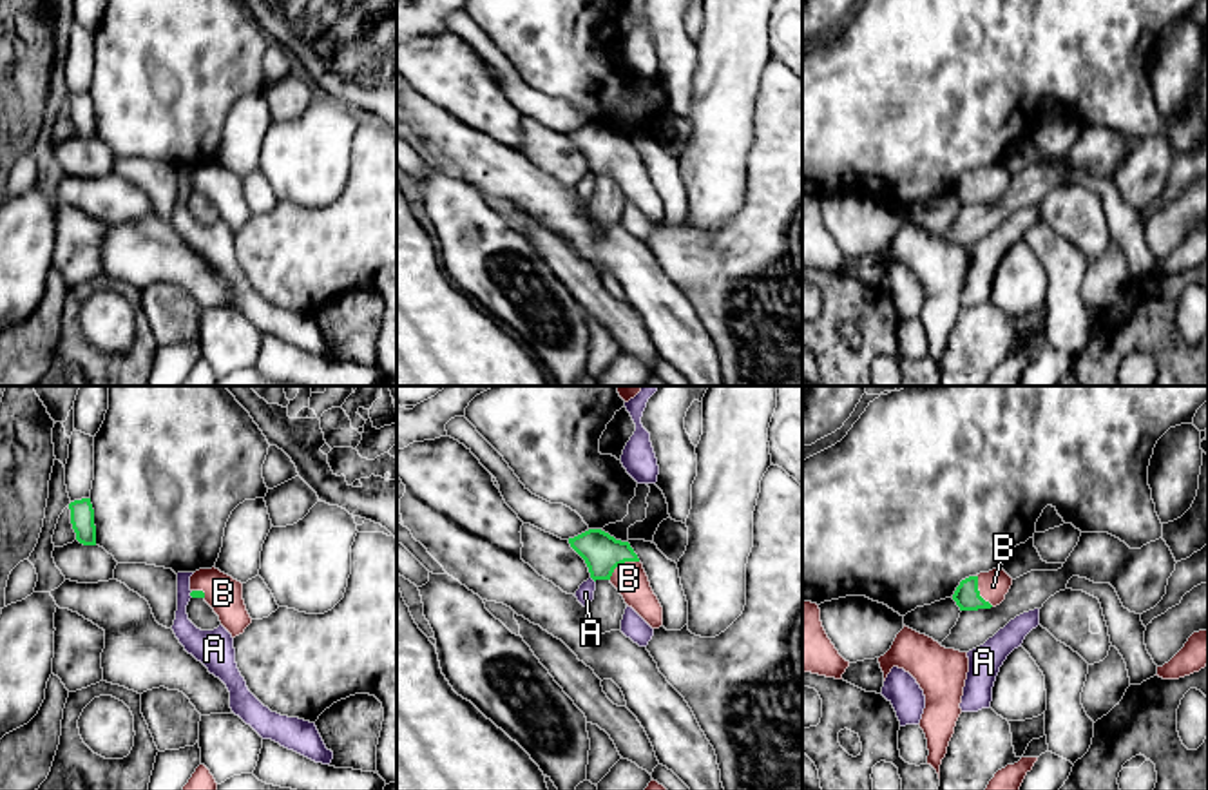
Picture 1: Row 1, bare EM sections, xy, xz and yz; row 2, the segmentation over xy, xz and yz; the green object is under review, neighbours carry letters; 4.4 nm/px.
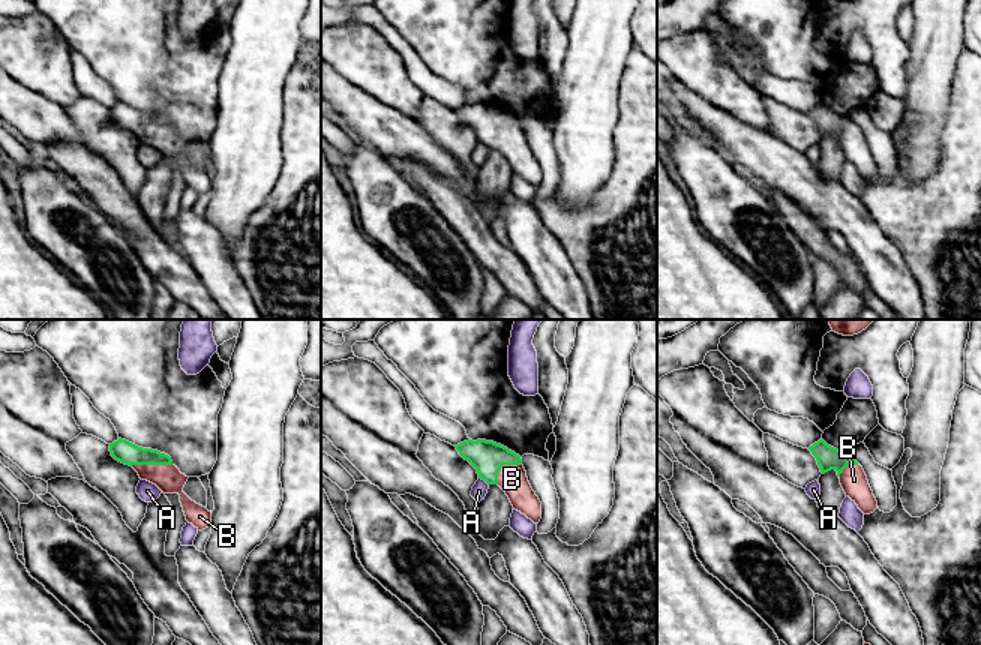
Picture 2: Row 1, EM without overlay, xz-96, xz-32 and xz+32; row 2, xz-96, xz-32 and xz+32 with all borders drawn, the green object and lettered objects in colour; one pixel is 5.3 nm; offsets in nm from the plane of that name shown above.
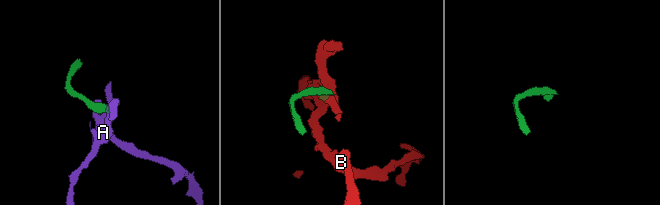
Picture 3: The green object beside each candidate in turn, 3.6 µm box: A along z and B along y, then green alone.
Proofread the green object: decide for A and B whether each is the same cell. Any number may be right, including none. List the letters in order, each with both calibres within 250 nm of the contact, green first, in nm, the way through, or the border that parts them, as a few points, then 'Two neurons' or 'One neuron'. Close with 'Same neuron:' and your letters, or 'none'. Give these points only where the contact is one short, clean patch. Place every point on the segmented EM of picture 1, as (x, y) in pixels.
A: Thickness 170 nm (green) against 80 nm. Boundary: xz (591, 577), (594, 582). Two neurons
B: Thickness 170 nm (green) against 150 nm. Path across: xz (602, 553), (622, 562), (629, 578). One neuron
Same neuron: B

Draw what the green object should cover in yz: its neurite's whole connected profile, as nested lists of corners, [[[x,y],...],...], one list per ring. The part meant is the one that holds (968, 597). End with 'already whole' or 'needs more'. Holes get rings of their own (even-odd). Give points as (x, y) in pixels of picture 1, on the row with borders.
[[[1000,567],[960,582],[953,600],[960,611],[978,611],[1000,605],[1012,585],[1012,578]]]; needs more

